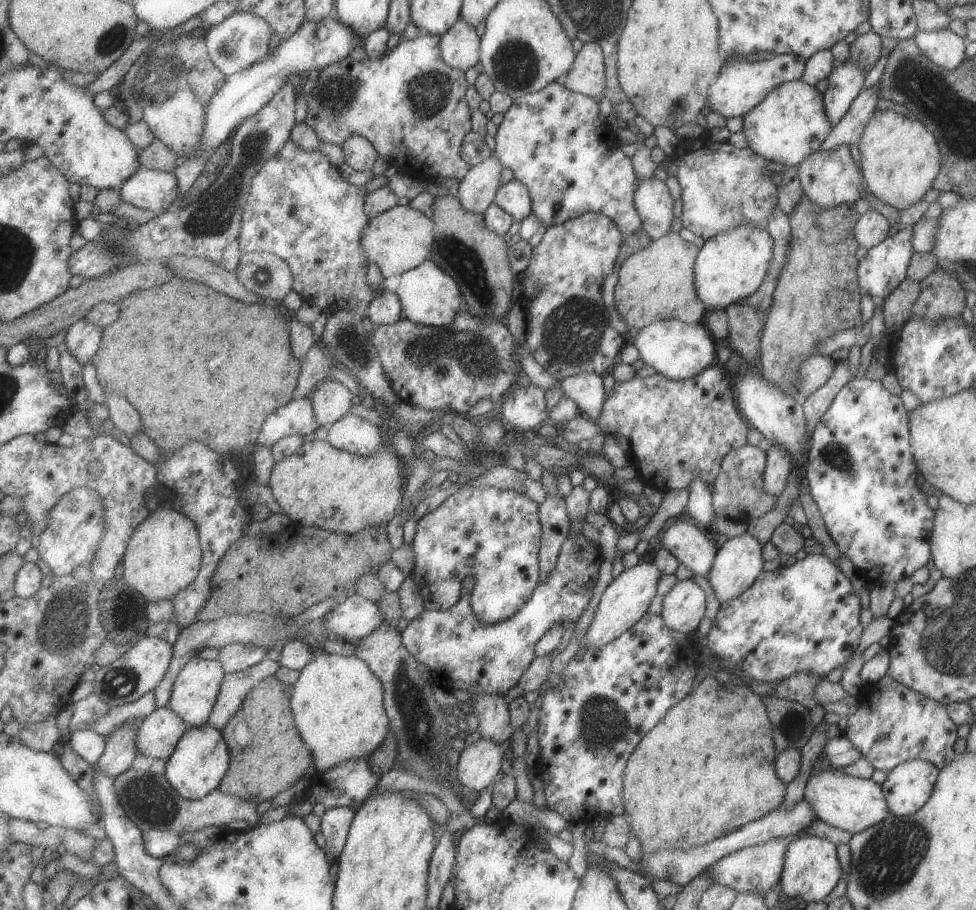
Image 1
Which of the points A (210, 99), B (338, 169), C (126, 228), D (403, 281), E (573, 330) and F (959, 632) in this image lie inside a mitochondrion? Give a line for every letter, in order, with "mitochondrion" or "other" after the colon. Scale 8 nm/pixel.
A: other
B: other
C: other
D: other
E: mitochondrion
F: mitochondrion

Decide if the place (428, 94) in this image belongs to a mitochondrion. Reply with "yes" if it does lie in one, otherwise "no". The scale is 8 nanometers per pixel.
yes

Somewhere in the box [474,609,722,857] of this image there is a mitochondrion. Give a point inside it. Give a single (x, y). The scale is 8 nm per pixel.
(602, 725)

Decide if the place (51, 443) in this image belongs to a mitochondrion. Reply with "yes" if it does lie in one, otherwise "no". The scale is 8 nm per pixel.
no

